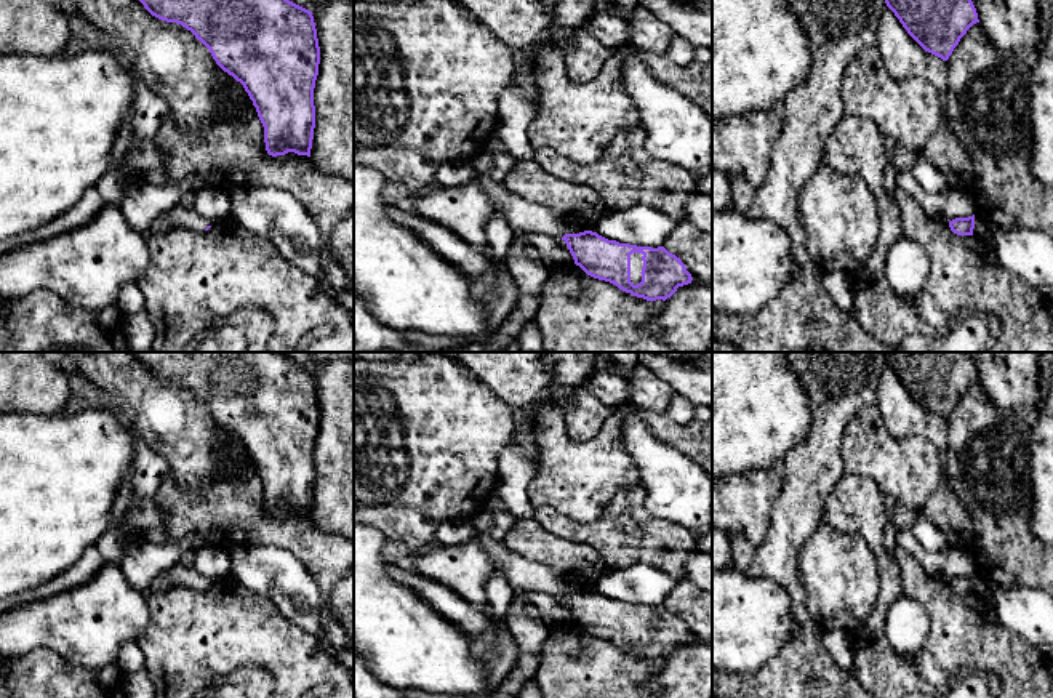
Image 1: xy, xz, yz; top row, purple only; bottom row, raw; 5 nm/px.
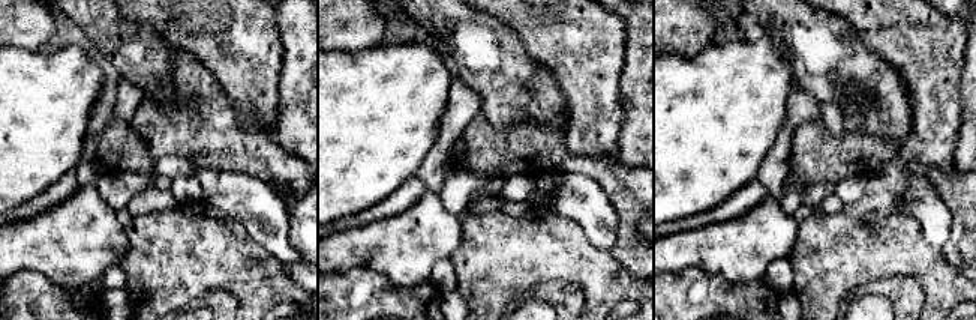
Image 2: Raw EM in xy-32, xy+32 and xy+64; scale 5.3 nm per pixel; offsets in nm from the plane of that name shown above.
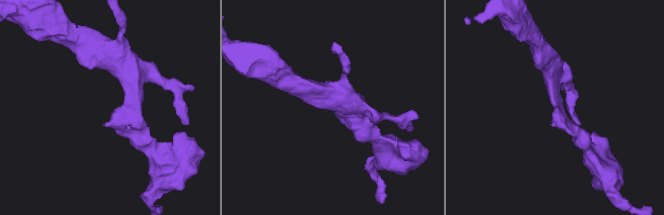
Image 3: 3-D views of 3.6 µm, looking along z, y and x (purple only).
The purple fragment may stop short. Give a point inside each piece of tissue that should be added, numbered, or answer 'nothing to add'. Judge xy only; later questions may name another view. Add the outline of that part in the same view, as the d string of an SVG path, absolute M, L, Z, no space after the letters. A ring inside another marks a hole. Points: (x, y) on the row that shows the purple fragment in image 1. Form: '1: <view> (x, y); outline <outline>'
1: xy (178, 216); outline M176 205L152 221L150 231L163 232L173 227L189 227L194 231L205 231L213 221L202 218L194 208Z

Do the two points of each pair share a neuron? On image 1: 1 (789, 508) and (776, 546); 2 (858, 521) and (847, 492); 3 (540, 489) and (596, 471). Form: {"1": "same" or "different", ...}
{"1": "same", "2": "same", "3": "same"}

